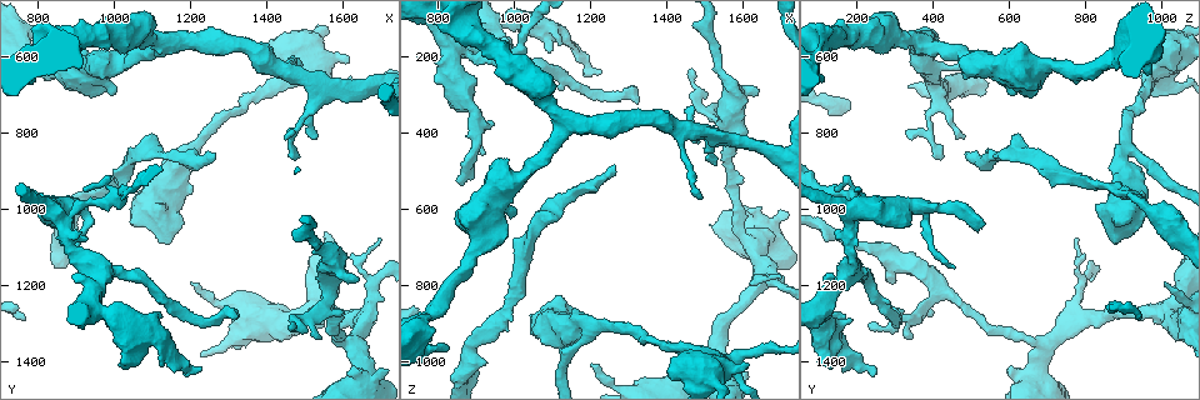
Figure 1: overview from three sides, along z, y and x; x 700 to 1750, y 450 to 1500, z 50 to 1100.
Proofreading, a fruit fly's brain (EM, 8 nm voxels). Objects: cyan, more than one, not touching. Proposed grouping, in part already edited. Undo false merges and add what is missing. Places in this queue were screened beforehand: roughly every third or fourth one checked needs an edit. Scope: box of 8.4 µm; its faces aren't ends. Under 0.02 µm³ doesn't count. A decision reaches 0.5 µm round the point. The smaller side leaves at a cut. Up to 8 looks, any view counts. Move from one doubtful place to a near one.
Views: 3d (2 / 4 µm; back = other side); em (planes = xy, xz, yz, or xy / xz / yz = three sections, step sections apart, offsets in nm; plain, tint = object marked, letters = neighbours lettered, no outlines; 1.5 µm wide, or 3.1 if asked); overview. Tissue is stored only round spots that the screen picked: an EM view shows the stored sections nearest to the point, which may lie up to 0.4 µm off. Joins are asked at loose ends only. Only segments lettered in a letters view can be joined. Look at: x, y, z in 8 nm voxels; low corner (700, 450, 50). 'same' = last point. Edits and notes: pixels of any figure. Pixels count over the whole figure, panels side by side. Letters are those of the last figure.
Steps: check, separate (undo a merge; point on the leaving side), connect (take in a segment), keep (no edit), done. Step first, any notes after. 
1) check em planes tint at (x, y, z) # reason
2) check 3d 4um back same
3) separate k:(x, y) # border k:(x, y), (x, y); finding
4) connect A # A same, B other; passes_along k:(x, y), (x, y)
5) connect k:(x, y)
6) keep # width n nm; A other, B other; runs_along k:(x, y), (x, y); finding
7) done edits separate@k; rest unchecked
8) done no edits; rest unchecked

check 3d 2um at (860, 1045, 530) # free end

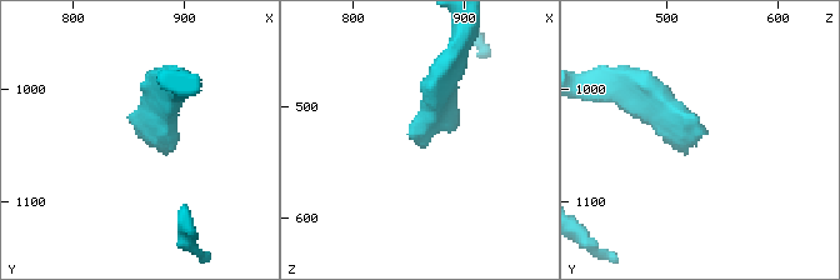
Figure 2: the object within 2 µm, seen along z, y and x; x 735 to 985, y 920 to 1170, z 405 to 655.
check em planes letters at (860, 1040, 534)

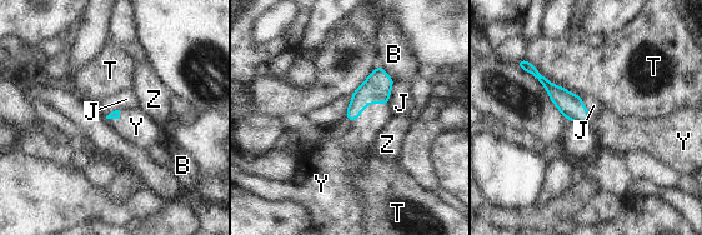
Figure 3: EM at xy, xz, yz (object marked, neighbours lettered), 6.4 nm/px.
connect Y # B other, J other, T other, Y same, Z other; passes_along 3:(376, 89), (367, 104), (361, 133); it goes on there

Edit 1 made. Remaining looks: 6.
check em planes letters at (1635, 1185, 305) # stops while still wide

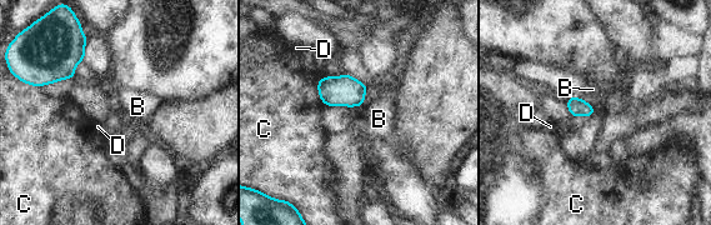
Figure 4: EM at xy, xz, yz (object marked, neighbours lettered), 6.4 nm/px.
keep # B other, C other, D other; border 4:(365, 101), (361, 105); none of them fits

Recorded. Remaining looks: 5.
done edits connect@3; rest unchecked

